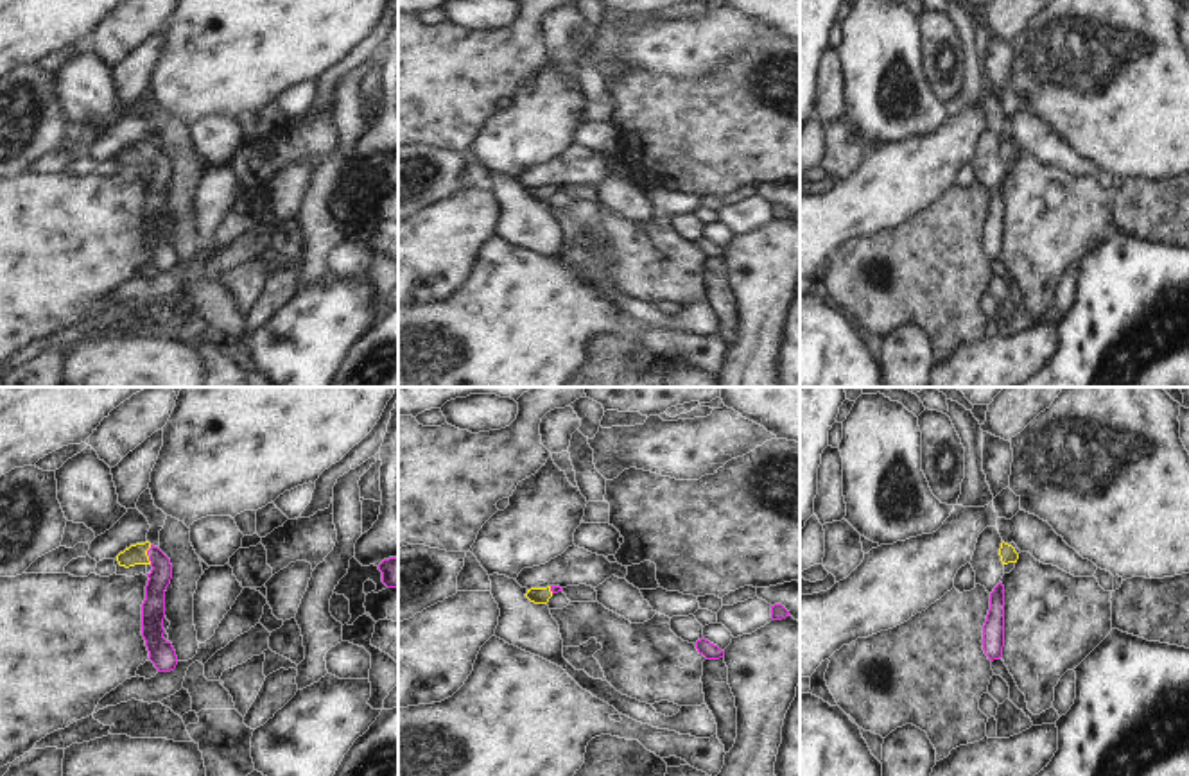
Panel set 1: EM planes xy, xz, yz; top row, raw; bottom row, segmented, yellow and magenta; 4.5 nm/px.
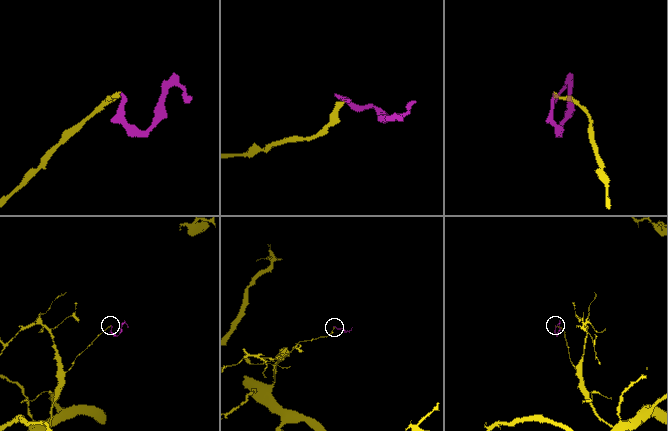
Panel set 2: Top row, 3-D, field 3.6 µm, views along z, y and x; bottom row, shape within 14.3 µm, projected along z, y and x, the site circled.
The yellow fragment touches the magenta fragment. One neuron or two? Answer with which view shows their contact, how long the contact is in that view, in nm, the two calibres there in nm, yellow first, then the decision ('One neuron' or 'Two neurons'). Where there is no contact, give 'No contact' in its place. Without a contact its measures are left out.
Touches yellow in xy. Shared border 90 nm. Thickness 100 nm (yellow) against 110 nm. One neuron

